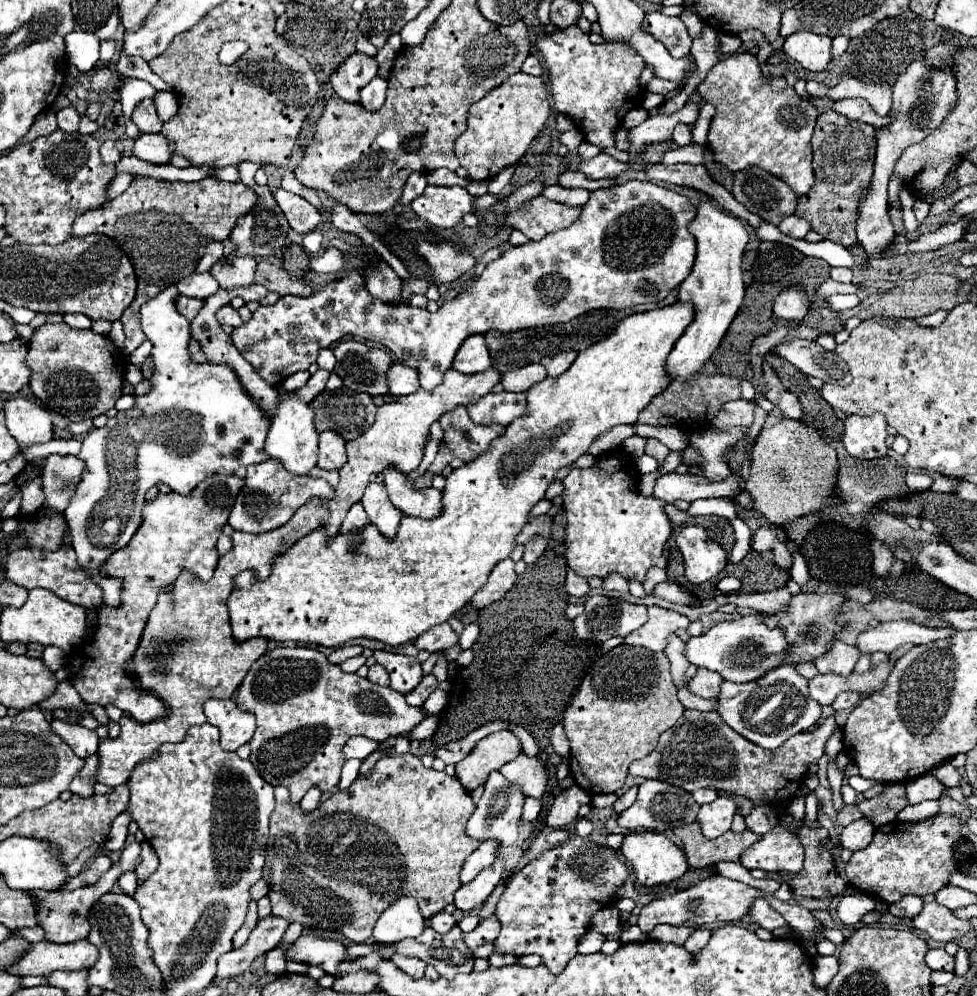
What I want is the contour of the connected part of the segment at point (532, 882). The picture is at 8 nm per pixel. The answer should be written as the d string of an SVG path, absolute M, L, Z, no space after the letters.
M581 818L573 838L545 850L505 884L497 904L501 932L495 950L503 954L537 954L551 974L561 974L567 962L577 954L581 934L589 930L591 918L617 898L617 888L629 880L629 868L617 858L617 850L593 842L589 836L593 824Z

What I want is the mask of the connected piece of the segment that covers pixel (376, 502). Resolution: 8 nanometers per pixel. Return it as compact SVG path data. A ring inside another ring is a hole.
M369 484L361 504L369 516L369 520L379 528L379 532L385 538L395 538L397 528L399 528L399 520L401 520L401 512L389 502L387 490L383 484Z

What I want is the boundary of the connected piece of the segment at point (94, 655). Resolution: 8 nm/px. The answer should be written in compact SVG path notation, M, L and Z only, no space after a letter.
M211 476L187 496L179 496L177 492L159 494L159 498L145 504L145 520L131 542L113 552L101 564L101 574L111 578L117 576L123 582L121 604L117 608L101 608L91 642L67 656L67 680L79 692L85 704L79 708L67 708L71 724L79 724L79 718L89 714L87 704L115 704L119 710L139 722L165 716L163 702L153 692L139 688L137 682L127 674L127 662L137 650L147 616L153 610L157 596L161 592L169 592L183 570L189 570L197 580L209 580L213 576L219 562L217 540L227 524L241 486L243 480L237 476Z

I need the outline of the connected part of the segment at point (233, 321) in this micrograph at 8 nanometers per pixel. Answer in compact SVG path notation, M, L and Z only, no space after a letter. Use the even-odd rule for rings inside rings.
M229 304L217 310L217 320L219 320L219 324L229 324L229 326L233 326L233 328L235 328L235 326L241 326L241 322L243 322L243 320L239 318L237 310L231 308Z

